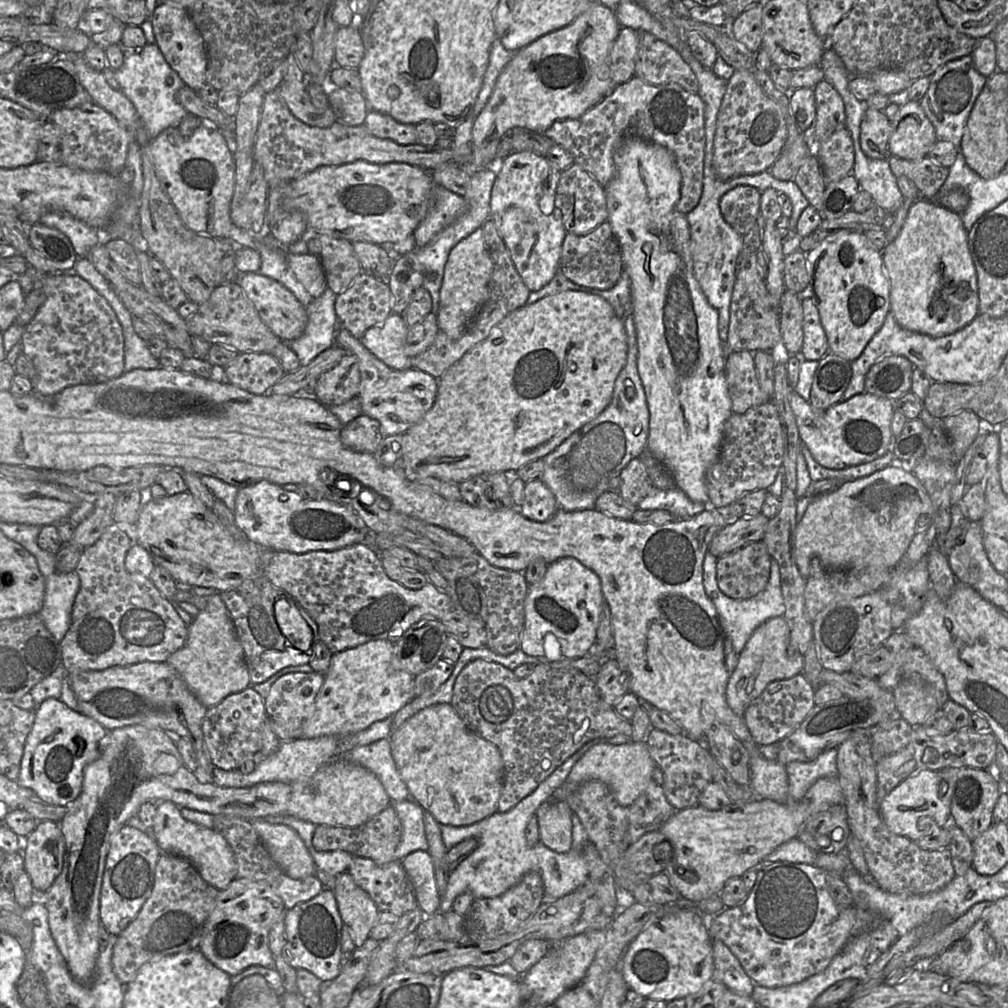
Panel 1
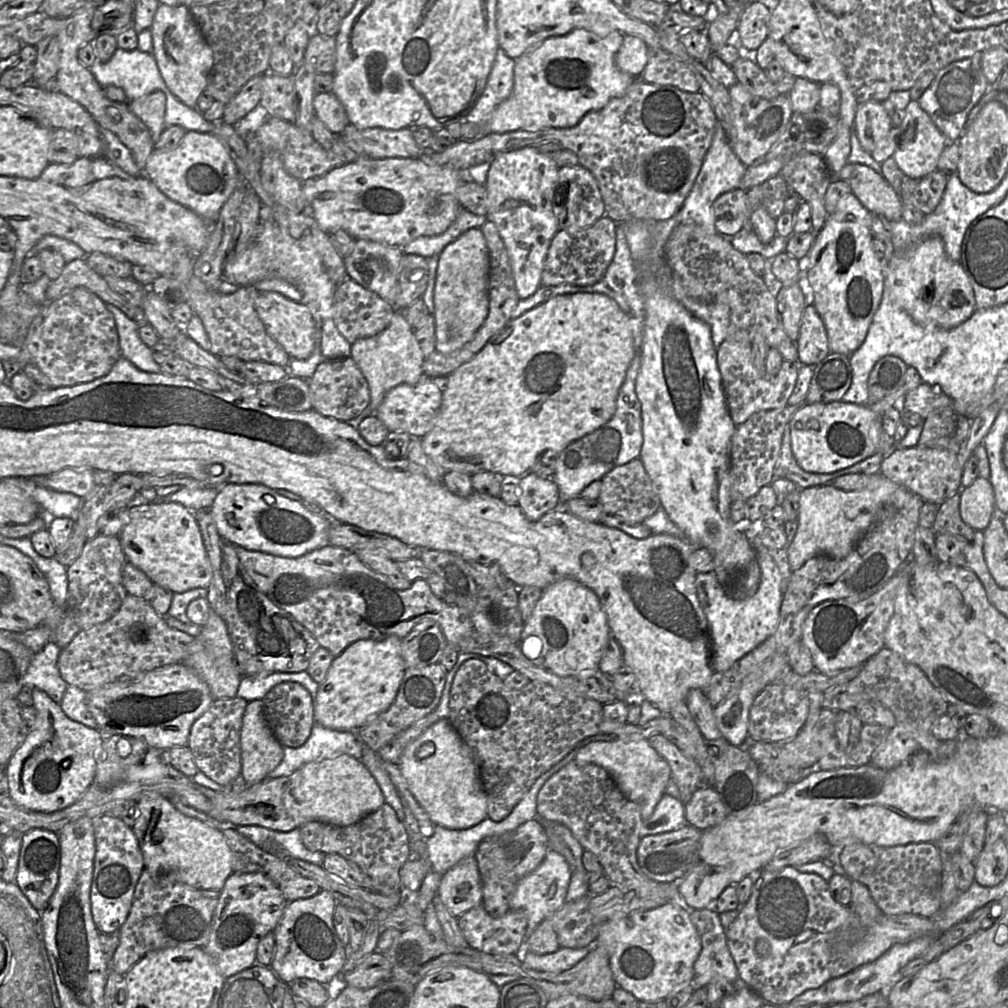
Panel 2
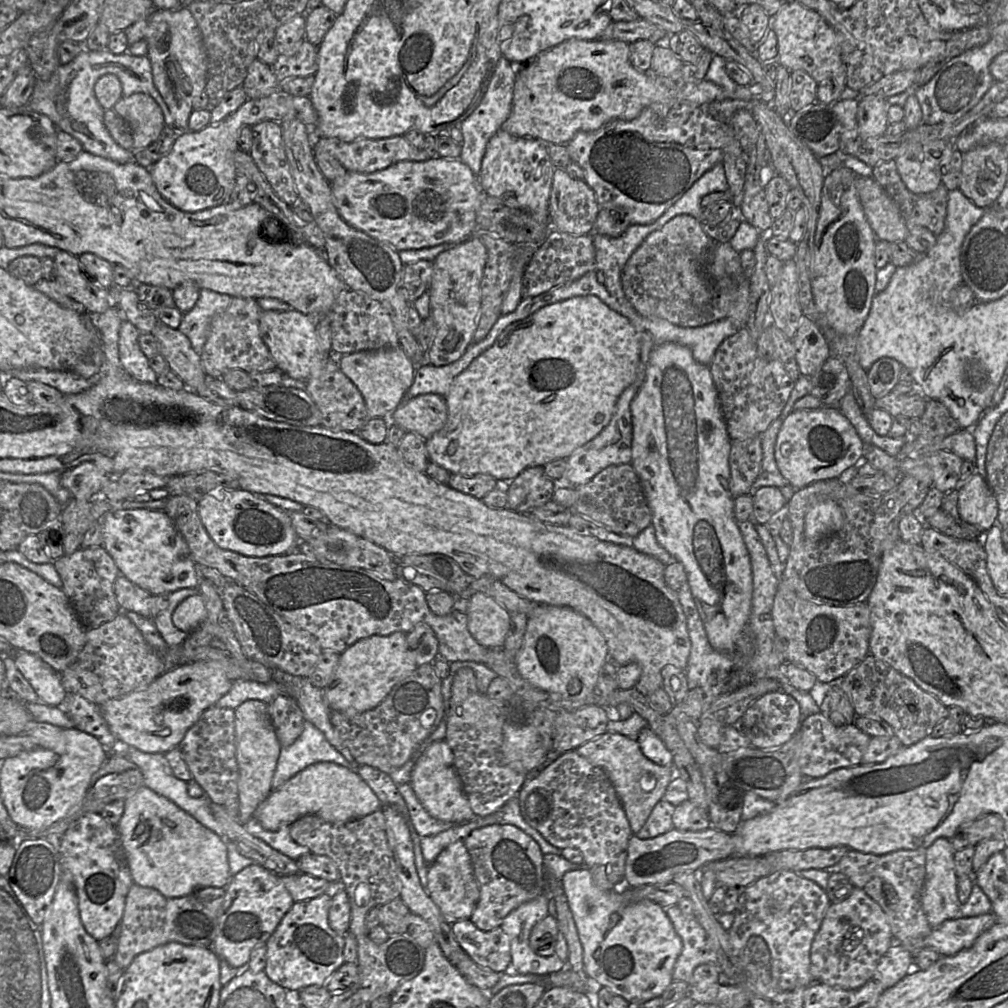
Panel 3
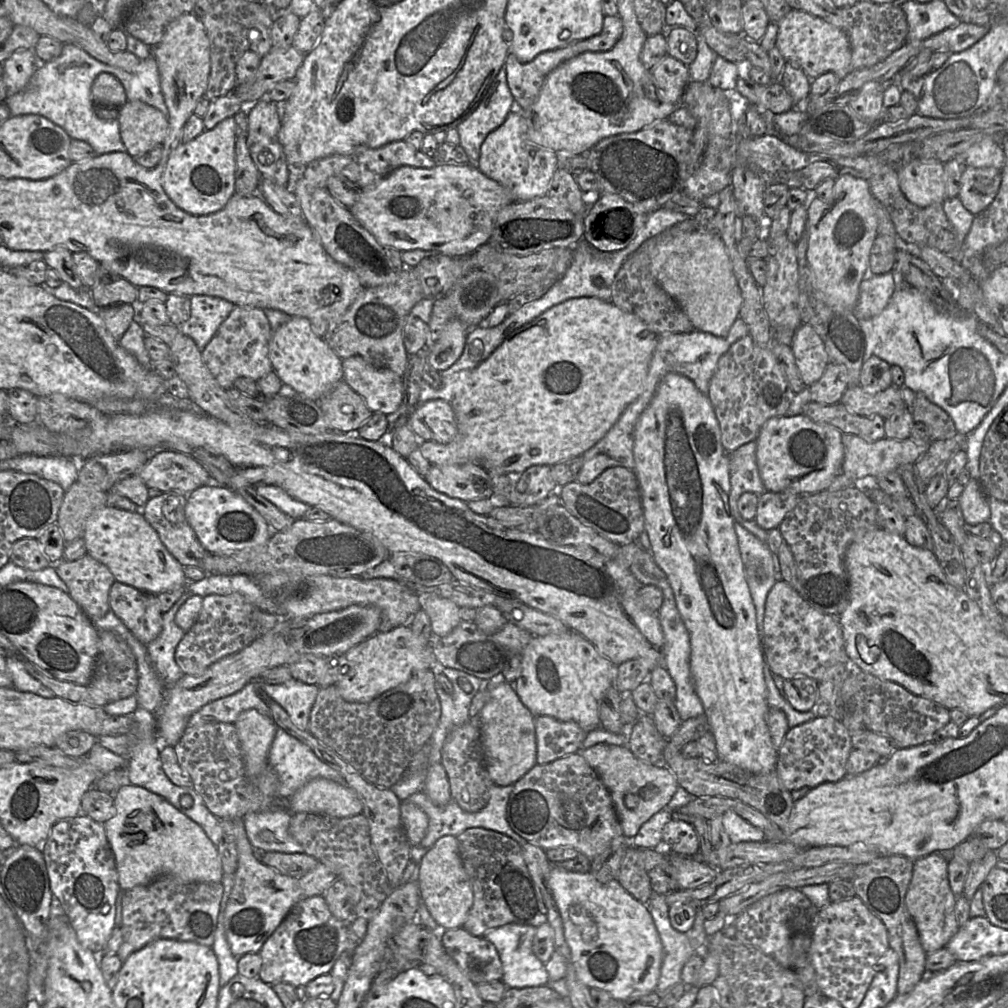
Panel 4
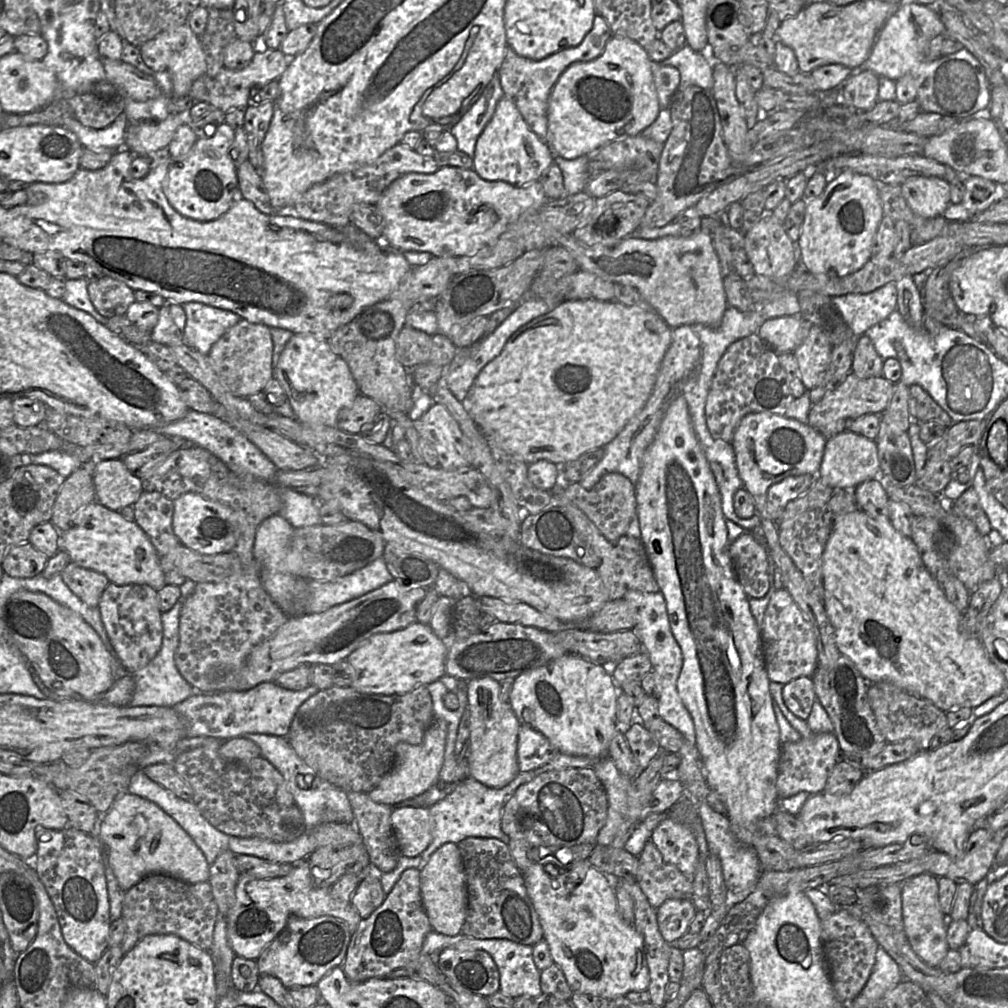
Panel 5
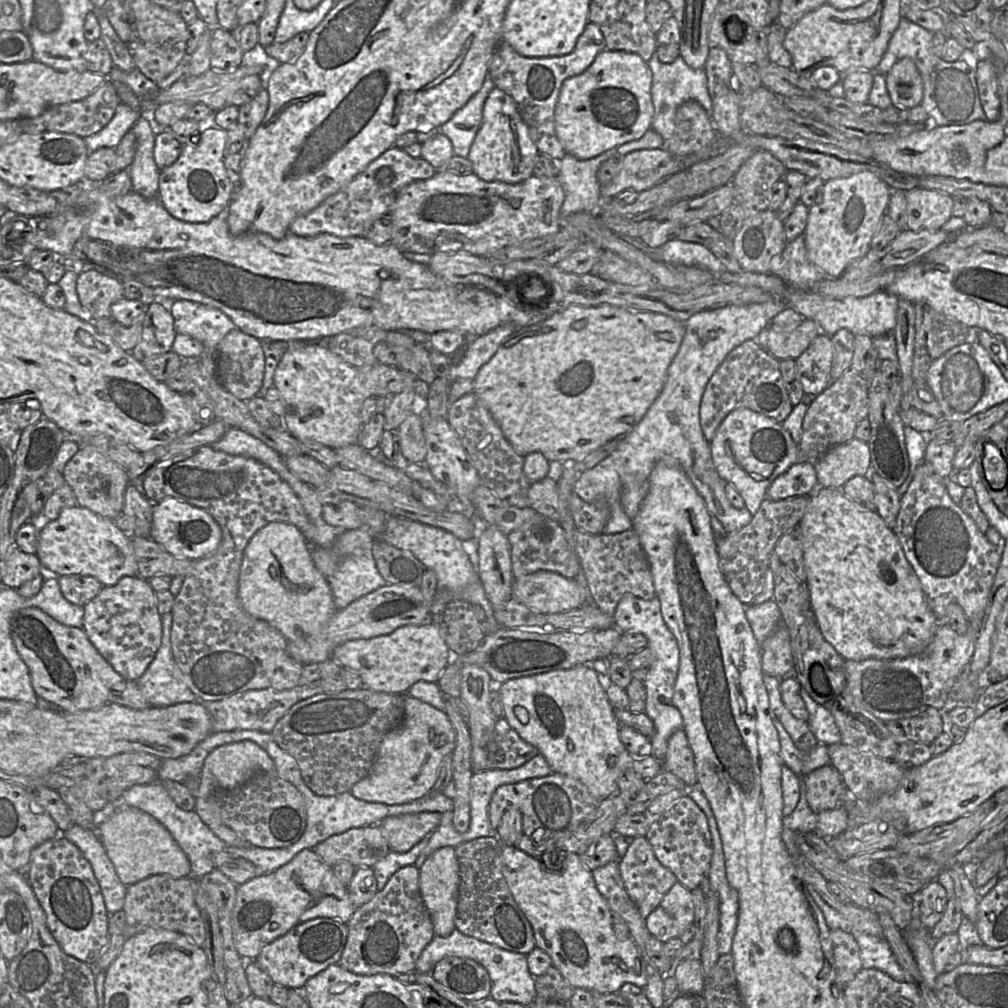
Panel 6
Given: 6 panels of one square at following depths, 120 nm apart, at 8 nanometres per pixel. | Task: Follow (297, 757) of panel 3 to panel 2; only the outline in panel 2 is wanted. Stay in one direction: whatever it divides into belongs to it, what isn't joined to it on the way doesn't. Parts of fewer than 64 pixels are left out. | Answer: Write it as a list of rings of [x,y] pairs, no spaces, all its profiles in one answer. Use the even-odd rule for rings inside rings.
[[[315,722],[310,736],[302,746],[283,747],[283,759],[269,773],[268,778],[286,777],[307,763],[340,755],[349,755],[360,760],[365,747],[367,746],[361,741],[356,731],[334,730]]]

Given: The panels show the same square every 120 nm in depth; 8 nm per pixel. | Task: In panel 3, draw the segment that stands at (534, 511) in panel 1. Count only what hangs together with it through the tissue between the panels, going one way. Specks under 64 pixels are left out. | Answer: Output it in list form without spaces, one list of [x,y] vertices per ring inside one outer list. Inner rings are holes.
[[[541,466],[523,470],[507,487],[507,508],[518,513],[529,513],[552,499],[556,489],[556,481],[548,478]]]

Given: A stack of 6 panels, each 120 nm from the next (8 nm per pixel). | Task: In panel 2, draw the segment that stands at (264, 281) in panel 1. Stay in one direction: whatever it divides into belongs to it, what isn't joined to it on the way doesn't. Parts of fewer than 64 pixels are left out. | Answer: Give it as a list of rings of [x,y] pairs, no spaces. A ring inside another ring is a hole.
[[[275,291],[258,292],[255,309],[267,333],[279,343],[292,359],[307,359],[318,343],[318,328],[311,309],[302,302],[296,302]]]

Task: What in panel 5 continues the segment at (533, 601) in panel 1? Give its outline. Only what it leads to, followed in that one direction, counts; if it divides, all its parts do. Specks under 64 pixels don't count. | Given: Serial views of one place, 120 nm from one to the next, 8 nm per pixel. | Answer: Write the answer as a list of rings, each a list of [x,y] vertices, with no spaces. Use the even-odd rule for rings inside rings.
[[[566,653],[548,664],[522,673],[515,678],[509,695],[509,703],[521,725],[527,725],[522,717],[522,711],[528,708],[532,711],[531,728],[541,732],[559,752],[570,755],[583,755],[596,759],[603,758],[608,752],[610,742],[616,731],[616,691],[612,675],[608,674],[602,665],[589,661],[581,656]]]

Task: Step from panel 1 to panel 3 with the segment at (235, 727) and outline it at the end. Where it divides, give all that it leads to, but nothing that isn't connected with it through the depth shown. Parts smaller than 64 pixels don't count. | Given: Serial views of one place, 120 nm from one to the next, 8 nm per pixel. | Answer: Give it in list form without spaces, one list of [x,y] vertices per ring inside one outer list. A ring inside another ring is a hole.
[[[213,705],[206,709],[187,731],[177,746],[195,780],[207,799],[218,805],[226,805],[238,797],[238,765],[235,747],[235,710]]]

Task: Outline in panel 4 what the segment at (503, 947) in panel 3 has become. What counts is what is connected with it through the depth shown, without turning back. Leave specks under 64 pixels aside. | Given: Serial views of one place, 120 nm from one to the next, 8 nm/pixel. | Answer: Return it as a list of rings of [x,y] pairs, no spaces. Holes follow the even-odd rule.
[[[462,927],[444,931],[441,941],[448,955],[474,984],[502,980],[502,962],[490,941],[473,936]]]

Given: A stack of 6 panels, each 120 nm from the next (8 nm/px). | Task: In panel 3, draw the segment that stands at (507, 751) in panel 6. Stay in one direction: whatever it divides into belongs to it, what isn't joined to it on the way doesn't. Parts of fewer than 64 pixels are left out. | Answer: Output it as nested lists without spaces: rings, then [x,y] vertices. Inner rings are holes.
[[[598,705],[561,713],[554,723],[551,751],[560,755],[575,751],[579,746],[606,732],[607,710]]]

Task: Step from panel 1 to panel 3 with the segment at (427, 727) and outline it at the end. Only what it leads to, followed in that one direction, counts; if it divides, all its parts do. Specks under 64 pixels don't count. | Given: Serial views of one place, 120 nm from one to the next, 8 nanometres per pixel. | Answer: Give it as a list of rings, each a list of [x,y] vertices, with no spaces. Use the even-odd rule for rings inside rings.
[[[445,740],[433,742],[420,755],[412,769],[410,785],[425,810],[438,820],[462,824],[476,817],[463,792],[454,768],[453,753]]]

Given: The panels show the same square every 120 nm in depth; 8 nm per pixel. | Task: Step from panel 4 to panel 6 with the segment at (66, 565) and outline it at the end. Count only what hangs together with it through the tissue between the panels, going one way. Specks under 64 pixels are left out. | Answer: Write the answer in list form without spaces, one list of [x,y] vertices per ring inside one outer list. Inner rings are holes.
[[[61,575],[58,577],[63,596],[78,606],[86,605],[101,591],[101,582],[90,575]]]

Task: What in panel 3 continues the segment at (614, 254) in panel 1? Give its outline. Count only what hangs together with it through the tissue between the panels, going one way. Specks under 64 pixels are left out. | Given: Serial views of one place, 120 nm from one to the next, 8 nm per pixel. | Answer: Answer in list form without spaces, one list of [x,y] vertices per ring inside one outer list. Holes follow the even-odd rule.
[[[551,229],[539,244],[522,278],[522,297],[537,296],[549,289],[574,281],[593,269],[595,248],[591,234],[572,235]]]

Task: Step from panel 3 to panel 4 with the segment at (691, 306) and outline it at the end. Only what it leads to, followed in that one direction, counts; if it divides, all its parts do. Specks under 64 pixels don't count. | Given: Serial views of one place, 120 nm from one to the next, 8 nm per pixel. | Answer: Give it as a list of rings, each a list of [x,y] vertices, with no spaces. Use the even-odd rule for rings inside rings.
[[[687,217],[686,220],[674,225],[668,230],[649,238],[626,258],[612,283],[611,302],[622,310],[638,317],[657,335],[671,332],[690,332],[694,330],[688,316],[676,301],[656,282],[650,272],[653,251],[662,243],[662,240],[671,240],[673,237],[682,233],[694,231],[693,220],[691,217]]]

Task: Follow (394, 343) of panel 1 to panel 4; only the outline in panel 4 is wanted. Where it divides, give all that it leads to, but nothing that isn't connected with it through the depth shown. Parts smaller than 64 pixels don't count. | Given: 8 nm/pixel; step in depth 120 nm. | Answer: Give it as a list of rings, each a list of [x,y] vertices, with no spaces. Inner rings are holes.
[[[361,356],[343,360],[344,381],[362,397],[372,413],[388,416],[395,413],[405,402],[405,379],[389,369],[376,368]]]

